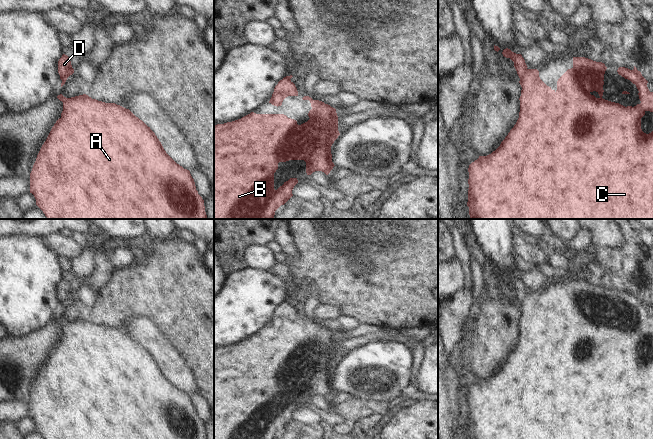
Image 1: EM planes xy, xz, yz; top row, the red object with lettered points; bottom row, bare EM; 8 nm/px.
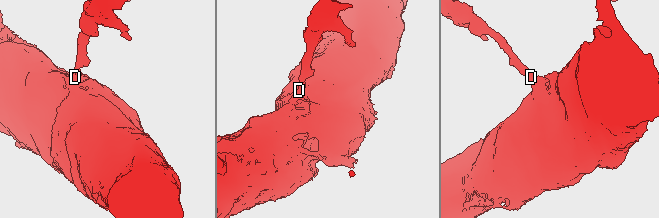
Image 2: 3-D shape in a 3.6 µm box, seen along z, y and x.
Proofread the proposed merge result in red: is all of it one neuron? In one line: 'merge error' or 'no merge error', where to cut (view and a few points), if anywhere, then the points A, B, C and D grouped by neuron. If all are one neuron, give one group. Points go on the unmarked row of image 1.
no merge error; no cut; A B C D

